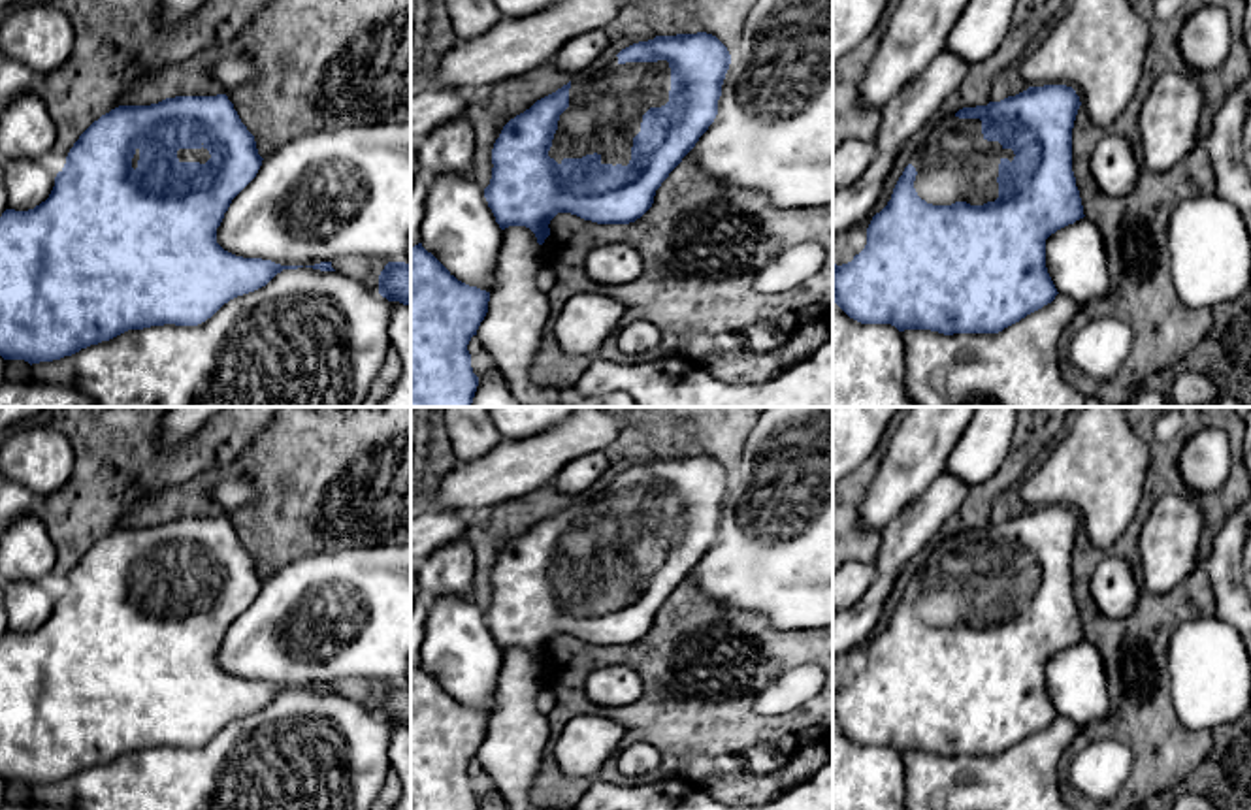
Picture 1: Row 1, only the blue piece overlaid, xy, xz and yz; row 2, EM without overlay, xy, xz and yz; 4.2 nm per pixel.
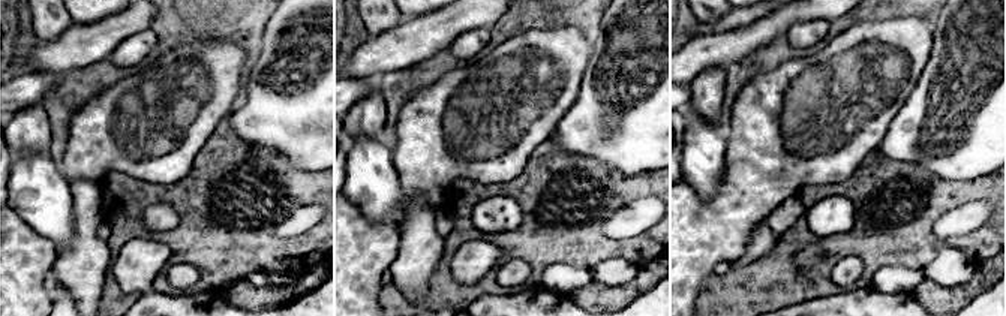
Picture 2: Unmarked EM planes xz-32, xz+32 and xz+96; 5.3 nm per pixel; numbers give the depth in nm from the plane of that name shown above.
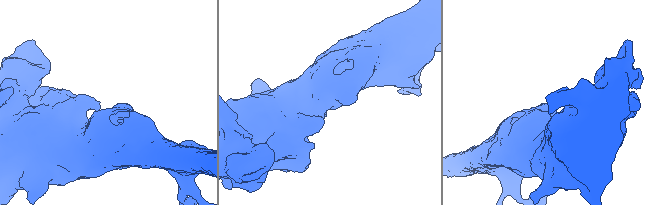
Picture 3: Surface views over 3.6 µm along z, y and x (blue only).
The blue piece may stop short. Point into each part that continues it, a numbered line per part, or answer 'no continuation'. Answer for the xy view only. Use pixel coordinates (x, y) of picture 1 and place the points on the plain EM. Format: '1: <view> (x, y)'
1: xy (202, 577)

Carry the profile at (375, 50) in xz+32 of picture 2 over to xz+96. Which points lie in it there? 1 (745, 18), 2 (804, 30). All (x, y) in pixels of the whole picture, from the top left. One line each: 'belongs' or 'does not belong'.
1: does not belong
2: does not belong

